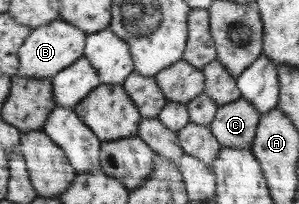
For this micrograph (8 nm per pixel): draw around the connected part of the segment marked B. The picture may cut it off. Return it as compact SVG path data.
M61 18L54 19L48 25L36 27L30 33L28 39L25 40L25 43L22 44L22 47L18 48L20 67L16 74L18 77L28 77L28 79L53 77L56 73L69 68L82 55L85 55L86 39L88 39L88 35L82 29L78 29L76 25L72 25L72 23L68 23Z

